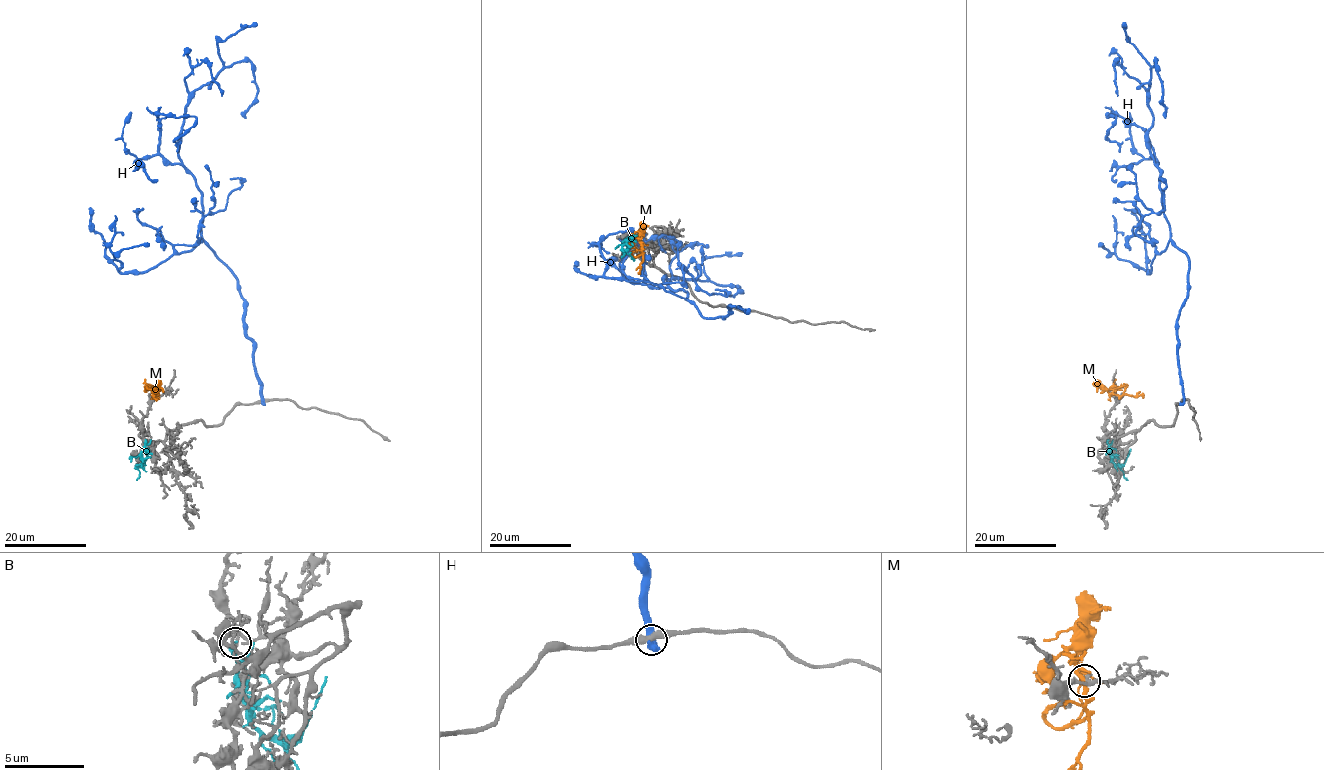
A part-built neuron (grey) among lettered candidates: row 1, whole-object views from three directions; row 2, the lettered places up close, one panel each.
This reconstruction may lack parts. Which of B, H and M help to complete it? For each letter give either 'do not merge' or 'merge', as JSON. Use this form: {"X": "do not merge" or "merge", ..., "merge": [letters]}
{"B": "do not merge", "H": "do not merge", "M": "do not merge", "merge": []}

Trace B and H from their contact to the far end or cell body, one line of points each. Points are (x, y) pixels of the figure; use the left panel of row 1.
B: (145, 440), (141, 462), (137, 465), (143, 465), (148, 449)
H: (262, 401), (240, 285), (201, 236), (201, 191), (178, 152), (188, 98), (242, 61), (257, 89), (246, 118)

